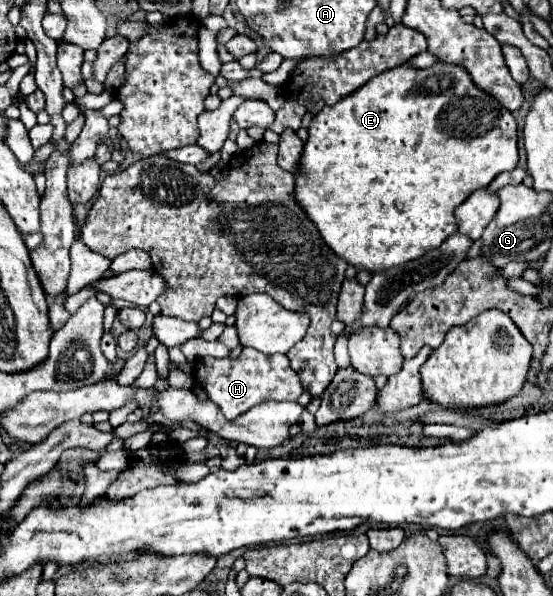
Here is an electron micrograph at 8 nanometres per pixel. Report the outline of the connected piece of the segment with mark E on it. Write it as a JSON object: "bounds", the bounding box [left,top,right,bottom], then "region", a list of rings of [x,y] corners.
{"bounds":[296,63,518,273],"region":[[[436,63],[428,69],[418,69],[412,65],[400,65],[390,71],[384,71],[382,75],[370,79],[366,85],[362,85],[358,91],[348,95],[348,99],[338,101],[334,107],[324,107],[310,123],[308,129],[310,137],[304,147],[304,155],[300,161],[300,173],[296,175],[296,197],[302,203],[302,209],[310,219],[316,223],[320,235],[326,239],[328,247],[348,261],[348,265],[366,269],[370,273],[374,271],[386,271],[390,267],[398,267],[410,259],[422,257],[426,251],[438,247],[444,239],[454,235],[458,231],[458,223],[454,217],[454,211],[458,205],[462,205],[470,193],[474,193],[480,187],[486,187],[492,183],[492,179],[502,173],[510,171],[518,165],[518,127],[512,117],[512,113],[502,107],[490,93],[482,91],[474,85],[472,77],[464,67],[452,65],[452,63]]]}

